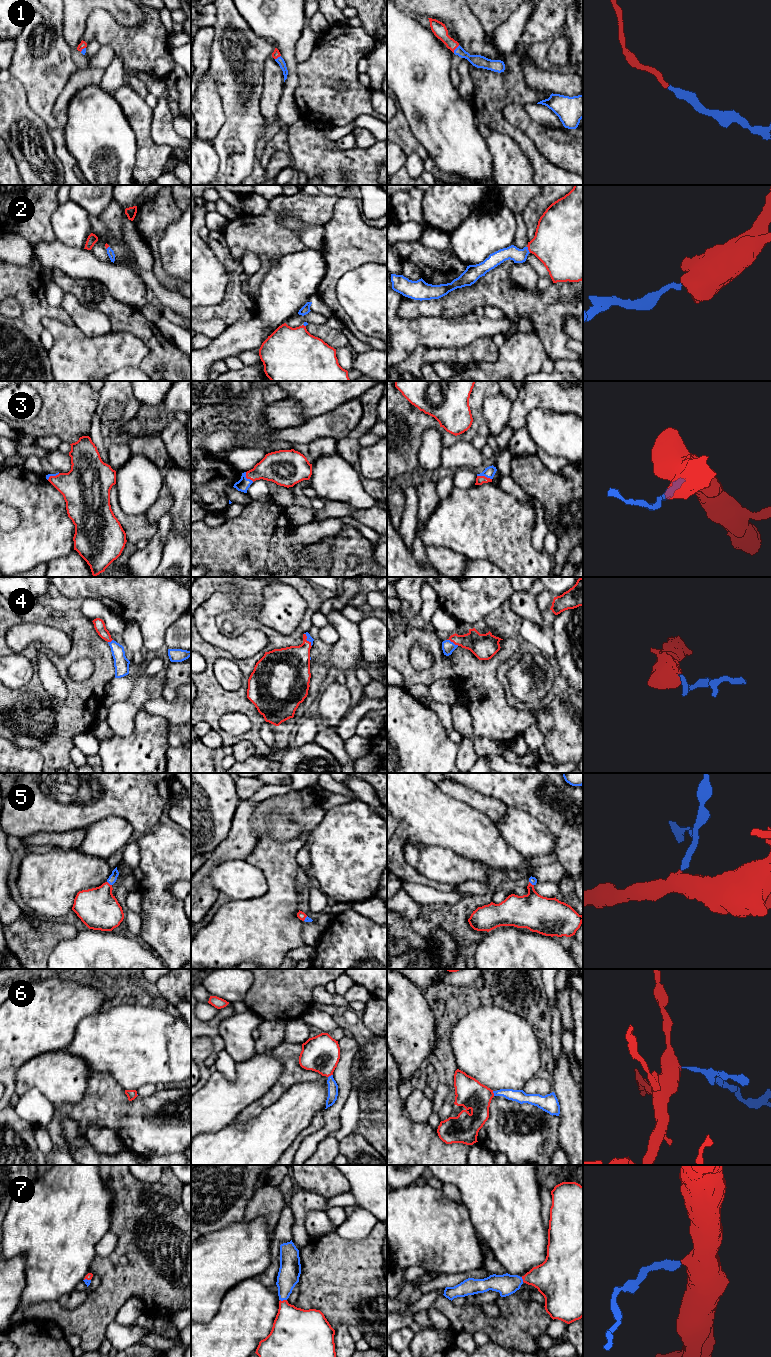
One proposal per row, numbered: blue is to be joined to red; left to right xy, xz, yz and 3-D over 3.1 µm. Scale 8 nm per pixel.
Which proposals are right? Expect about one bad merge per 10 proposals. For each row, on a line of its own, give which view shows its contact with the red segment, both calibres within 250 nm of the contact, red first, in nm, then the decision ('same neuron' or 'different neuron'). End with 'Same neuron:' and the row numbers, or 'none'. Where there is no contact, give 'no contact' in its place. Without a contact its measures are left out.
1: yz | 120/100 nm | same neuron
2: yz | 400/110 nm | same neuron
3: yz | 70/90 nm | same neuron
4: yz | 200/100 nm | same neuron
5: xy | 320/70 nm | same neuron
6: xz | 300/80 nm | same neuron
7: xz | 360/180 nm | same neuron
Same neuron: 1, 2, 3, 4, 5, 6, 7

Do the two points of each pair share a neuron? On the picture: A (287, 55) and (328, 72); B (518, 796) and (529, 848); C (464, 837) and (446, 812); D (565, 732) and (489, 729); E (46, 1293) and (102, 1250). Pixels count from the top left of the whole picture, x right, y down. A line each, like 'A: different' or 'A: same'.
A: different
B: different
C: same
D: different
E: different

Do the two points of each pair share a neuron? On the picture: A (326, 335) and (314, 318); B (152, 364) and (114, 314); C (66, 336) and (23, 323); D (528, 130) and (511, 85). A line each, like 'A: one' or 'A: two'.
A: two
B: one
C: two
D: two

